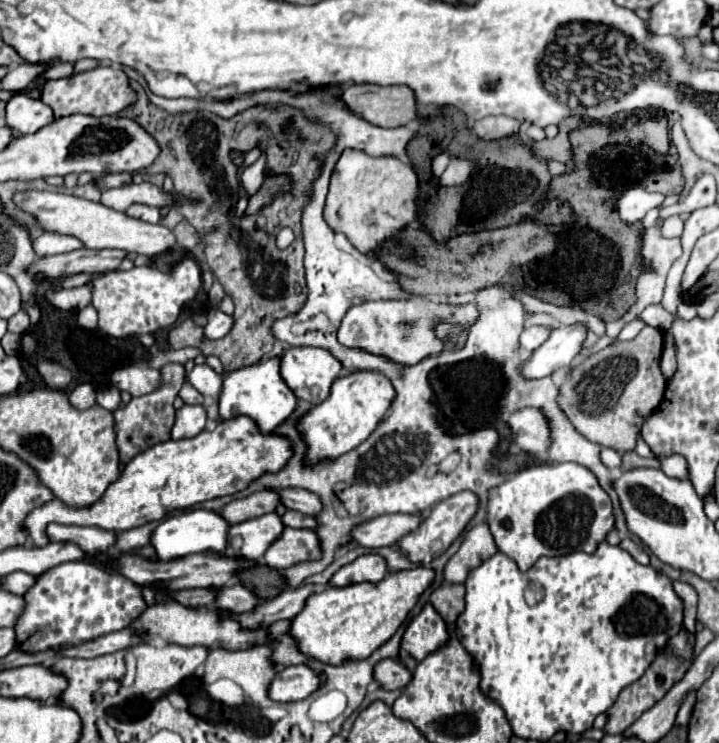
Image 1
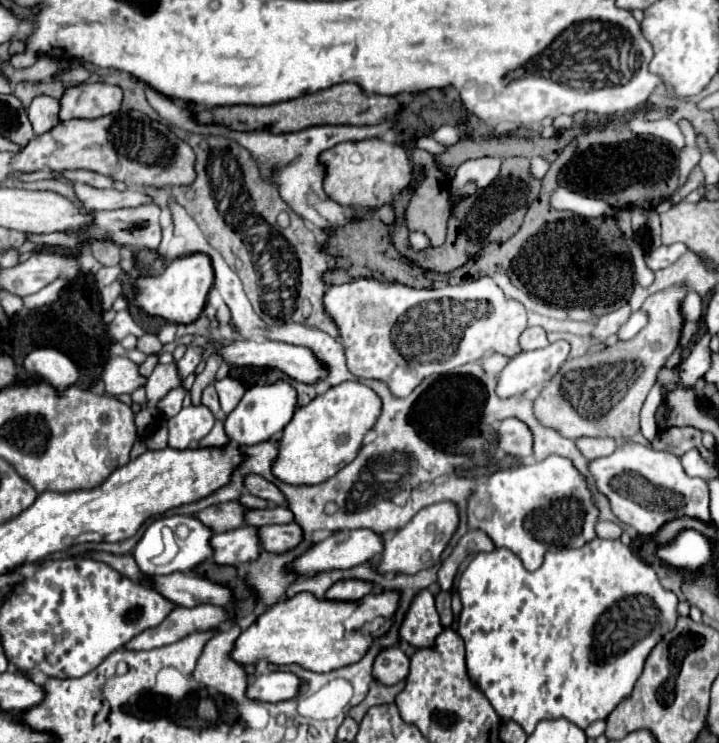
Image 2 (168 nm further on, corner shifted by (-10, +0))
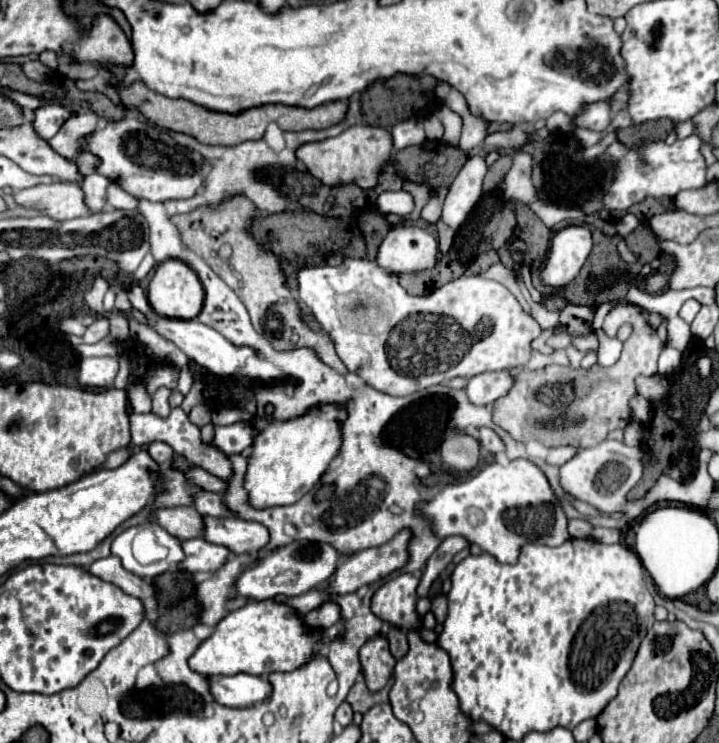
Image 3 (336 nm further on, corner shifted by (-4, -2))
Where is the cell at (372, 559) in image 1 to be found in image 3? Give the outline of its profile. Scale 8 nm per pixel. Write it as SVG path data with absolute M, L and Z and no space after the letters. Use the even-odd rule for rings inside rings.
M325 601L323 605L305 615L305 623L313 629L327 629L339 619L341 619L341 609L337 609L335 601Z

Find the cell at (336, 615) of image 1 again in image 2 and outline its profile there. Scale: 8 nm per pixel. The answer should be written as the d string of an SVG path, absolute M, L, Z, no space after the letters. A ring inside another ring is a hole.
M395 591L369 593L359 603L327 603L311 593L269 605L247 629L239 633L229 657L239 665L255 667L259 661L271 665L301 665L309 671L333 671L347 663L357 663L371 641L389 631L395 609Z

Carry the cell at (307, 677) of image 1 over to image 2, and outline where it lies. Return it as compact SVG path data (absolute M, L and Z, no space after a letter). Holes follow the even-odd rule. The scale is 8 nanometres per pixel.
M269 671L251 675L247 683L247 697L261 703L279 703L297 697L301 681L289 671Z

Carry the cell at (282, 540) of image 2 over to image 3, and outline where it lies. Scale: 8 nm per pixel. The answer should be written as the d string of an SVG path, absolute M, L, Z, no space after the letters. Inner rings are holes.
M205 517L203 539L225 545L233 553L253 553L263 549L269 543L271 535L269 529L257 521Z

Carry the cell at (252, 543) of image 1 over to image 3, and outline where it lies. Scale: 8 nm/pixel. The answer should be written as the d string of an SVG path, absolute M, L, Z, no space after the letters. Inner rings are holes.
M203 537L183 541L183 551L185 551L185 561L179 567L189 573L217 571L231 555L231 551L225 549L225 545L213 545Z

